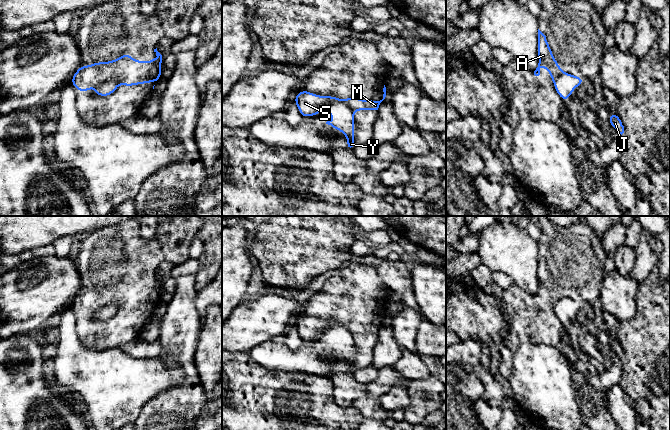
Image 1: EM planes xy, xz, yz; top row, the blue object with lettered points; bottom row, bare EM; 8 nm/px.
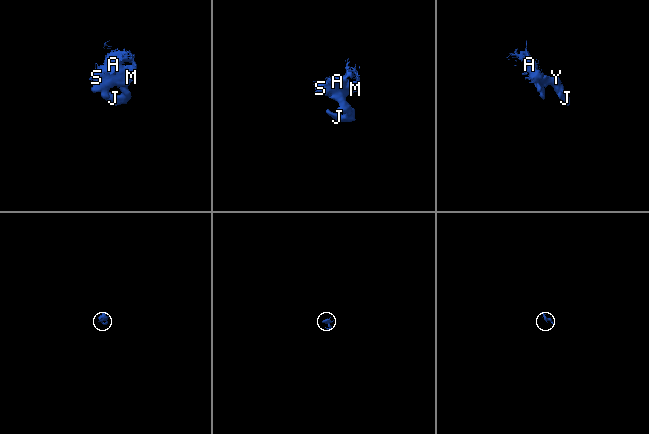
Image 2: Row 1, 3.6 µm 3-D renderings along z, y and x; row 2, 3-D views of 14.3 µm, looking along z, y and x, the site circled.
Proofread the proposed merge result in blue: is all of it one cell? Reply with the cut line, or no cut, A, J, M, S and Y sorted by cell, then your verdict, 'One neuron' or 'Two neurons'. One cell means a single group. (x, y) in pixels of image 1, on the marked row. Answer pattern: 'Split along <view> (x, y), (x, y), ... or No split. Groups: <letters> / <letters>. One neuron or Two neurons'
Split along xz (323, 107), (333, 101), (340, 100), (352, 111). Groups: A M S / J Y. Two neurons

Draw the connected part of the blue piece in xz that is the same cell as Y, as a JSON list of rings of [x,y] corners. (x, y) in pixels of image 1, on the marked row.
[[[338,100],[326,105],[324,109],[334,117],[333,120],[327,121],[326,124],[344,133],[347,137],[347,146],[345,149],[354,150],[355,146],[353,141],[355,138],[355,132],[353,127],[353,111],[343,102]]]

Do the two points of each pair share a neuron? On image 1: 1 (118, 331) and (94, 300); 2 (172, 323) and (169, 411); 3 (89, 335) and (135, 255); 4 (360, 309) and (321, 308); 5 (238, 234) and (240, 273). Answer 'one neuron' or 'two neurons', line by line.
1: one neuron
2: one neuron
3: one neuron
4: one neuron
5: one neuron

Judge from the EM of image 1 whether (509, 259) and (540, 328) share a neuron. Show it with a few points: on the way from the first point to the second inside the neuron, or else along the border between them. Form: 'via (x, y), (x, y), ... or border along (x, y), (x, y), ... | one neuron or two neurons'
border along (538, 271), (538, 290), (534, 294), (514, 282) | two neurons

